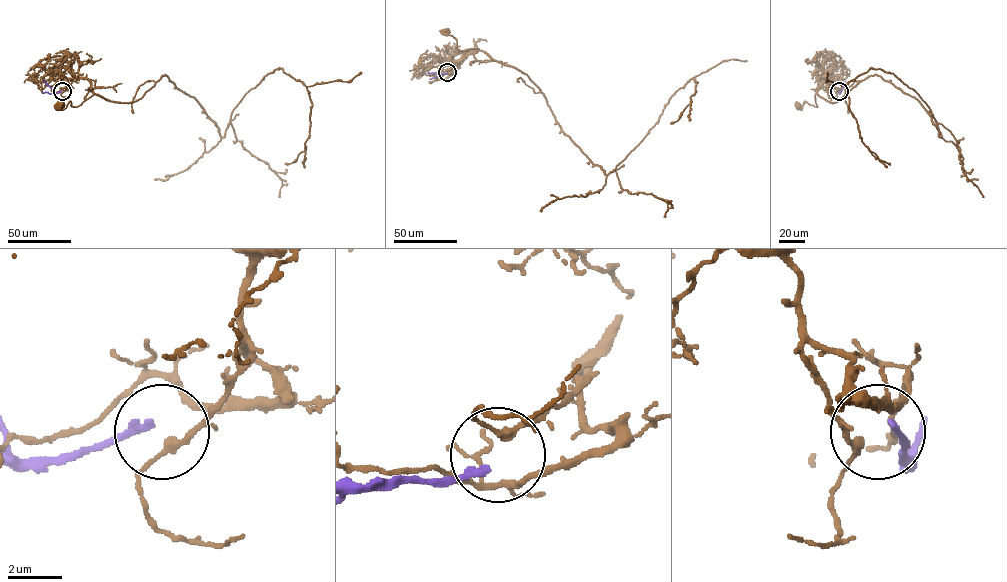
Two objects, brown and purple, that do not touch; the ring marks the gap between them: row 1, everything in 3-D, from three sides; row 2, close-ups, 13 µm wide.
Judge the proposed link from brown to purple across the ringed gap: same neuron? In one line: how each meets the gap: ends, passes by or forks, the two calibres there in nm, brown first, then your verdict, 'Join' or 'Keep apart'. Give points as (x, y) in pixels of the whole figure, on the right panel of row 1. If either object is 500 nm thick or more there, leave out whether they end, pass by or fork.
At the ring brown passes by. At the ring purple ends. Thickness 280 nm (brown) against 260 nm. Keep apart

